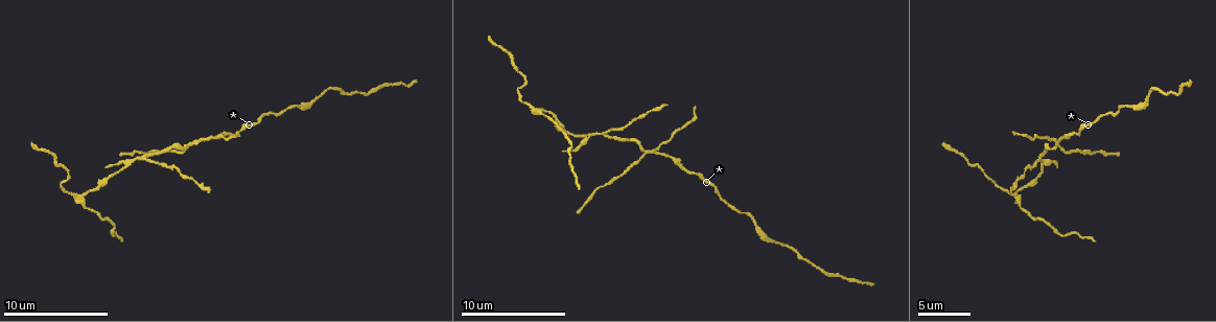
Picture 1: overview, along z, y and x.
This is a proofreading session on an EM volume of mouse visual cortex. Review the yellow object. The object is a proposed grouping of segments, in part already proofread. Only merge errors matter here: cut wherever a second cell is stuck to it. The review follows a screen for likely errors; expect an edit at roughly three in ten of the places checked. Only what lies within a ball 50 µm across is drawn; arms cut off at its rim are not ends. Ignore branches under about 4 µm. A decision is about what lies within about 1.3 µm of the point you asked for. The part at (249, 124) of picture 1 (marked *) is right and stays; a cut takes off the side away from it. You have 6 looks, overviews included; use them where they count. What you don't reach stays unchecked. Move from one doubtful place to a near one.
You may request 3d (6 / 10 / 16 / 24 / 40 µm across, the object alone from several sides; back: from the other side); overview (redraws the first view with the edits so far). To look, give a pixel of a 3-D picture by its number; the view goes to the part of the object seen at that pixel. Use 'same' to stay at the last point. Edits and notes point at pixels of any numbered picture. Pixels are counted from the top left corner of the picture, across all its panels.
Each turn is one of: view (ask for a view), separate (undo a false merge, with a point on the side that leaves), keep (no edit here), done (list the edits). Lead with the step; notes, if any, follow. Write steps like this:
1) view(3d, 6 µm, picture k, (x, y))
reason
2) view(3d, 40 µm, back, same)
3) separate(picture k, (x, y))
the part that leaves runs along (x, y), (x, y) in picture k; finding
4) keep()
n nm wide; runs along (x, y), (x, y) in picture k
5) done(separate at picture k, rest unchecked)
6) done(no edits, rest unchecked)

view(3d, 10 µm, picture 1, (1038, 158))
branch point

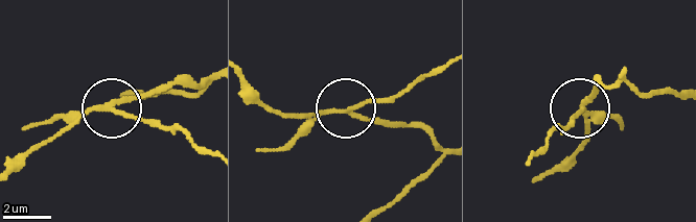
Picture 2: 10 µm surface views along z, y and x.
separate(picture 2, (61, 114))
side arm 8 µm; 3 arms; a second cell is stuck on

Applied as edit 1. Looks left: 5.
view(overview)
redraw

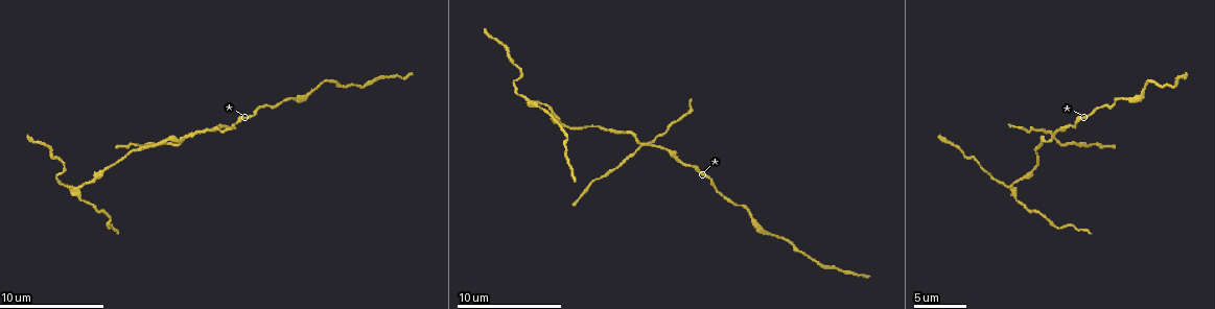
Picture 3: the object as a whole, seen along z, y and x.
view(3d, 10 µm, picture 3, (197, 132))
side arm on a straight run

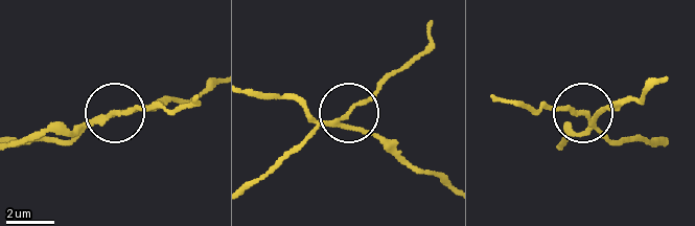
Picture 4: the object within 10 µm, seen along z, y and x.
view(3d, 10 µm, back, picture 4, (343, 115))
other side

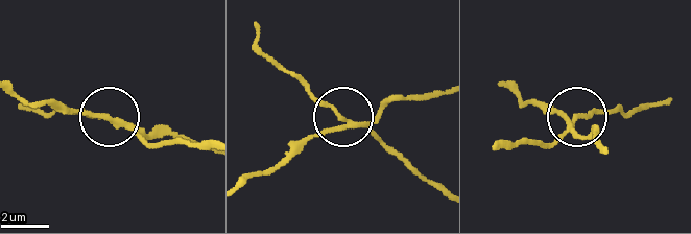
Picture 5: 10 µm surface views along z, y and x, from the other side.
separate(picture 5, (146, 146))
180 nm wide; the part that leaves runs along (123, 124), (157, 142), (205, 142) in picture 5; two cells meet here

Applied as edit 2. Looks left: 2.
view(3d, 10 µm, picture 3, (535, 105))
side arm on a straight run

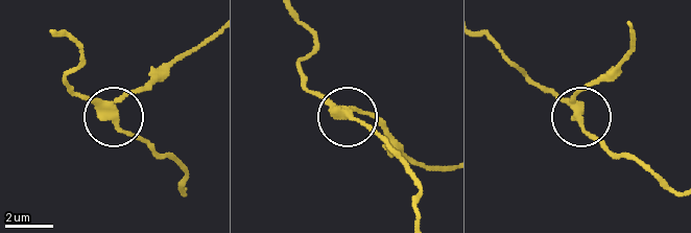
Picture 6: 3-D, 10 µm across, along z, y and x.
separate(picture 6, (79, 95))
the part that leaves runs along (109, 109), (93, 106), (69, 85), (80, 55), (61, 36) in picture 6; two cells meet here

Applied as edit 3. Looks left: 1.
done(separate at picture 2, separate at picture 5, separate at picture 6, rest unchecked)

